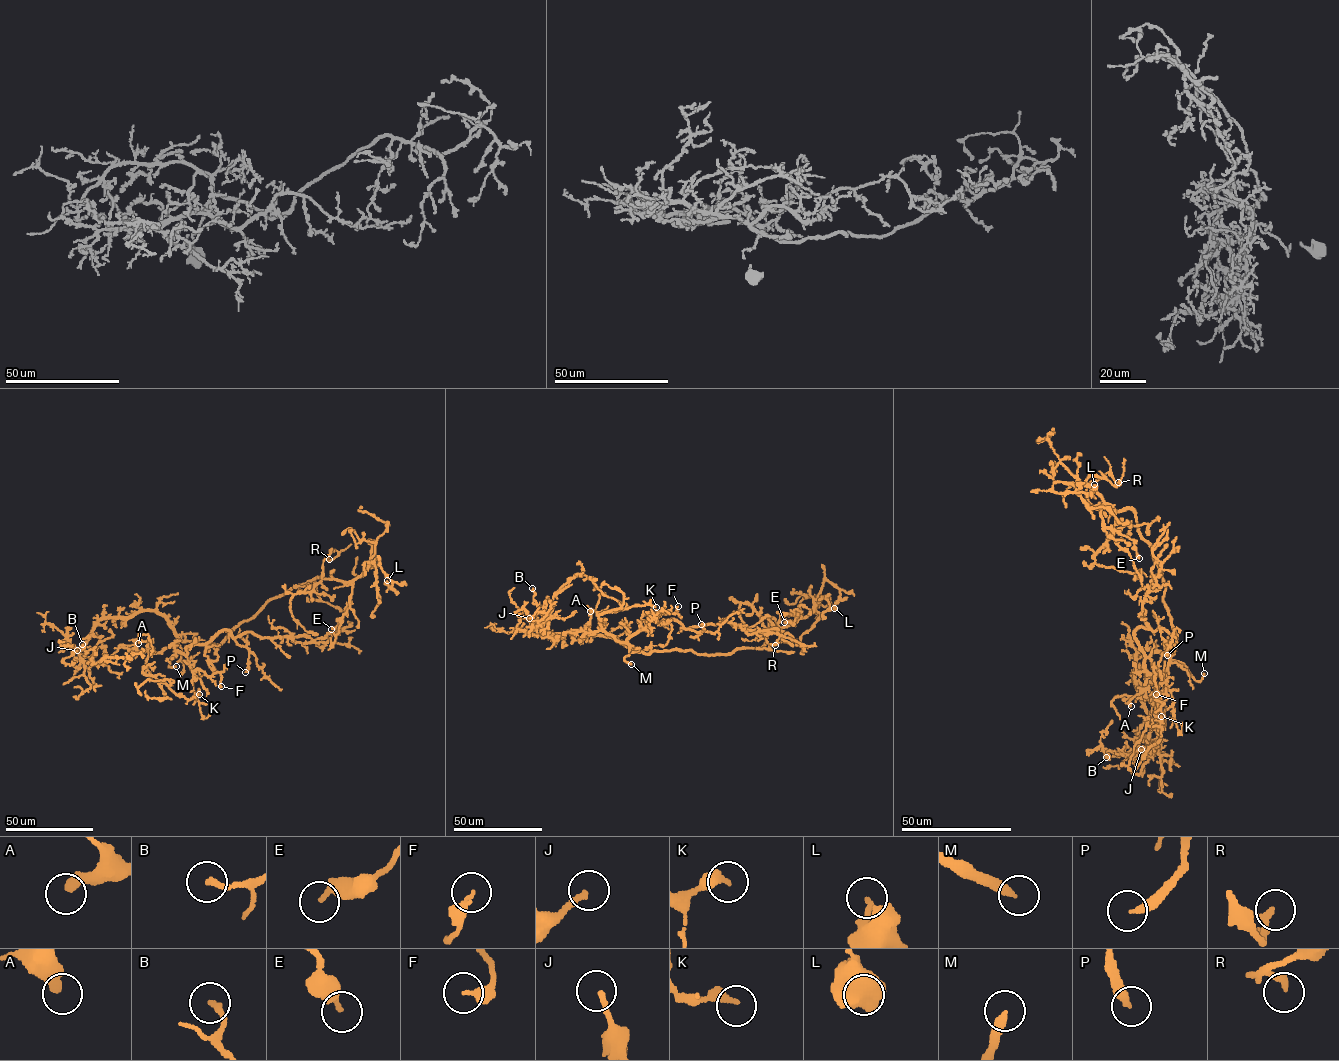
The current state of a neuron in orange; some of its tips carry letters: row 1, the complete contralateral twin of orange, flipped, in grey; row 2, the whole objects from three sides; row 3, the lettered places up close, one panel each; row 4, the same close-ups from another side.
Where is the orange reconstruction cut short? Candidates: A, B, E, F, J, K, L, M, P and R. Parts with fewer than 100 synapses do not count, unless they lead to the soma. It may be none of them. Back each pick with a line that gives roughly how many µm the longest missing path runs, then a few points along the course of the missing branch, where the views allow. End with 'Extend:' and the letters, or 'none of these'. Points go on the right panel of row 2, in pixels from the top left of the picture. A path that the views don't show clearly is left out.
M: missing 30 µm
Extend: M

